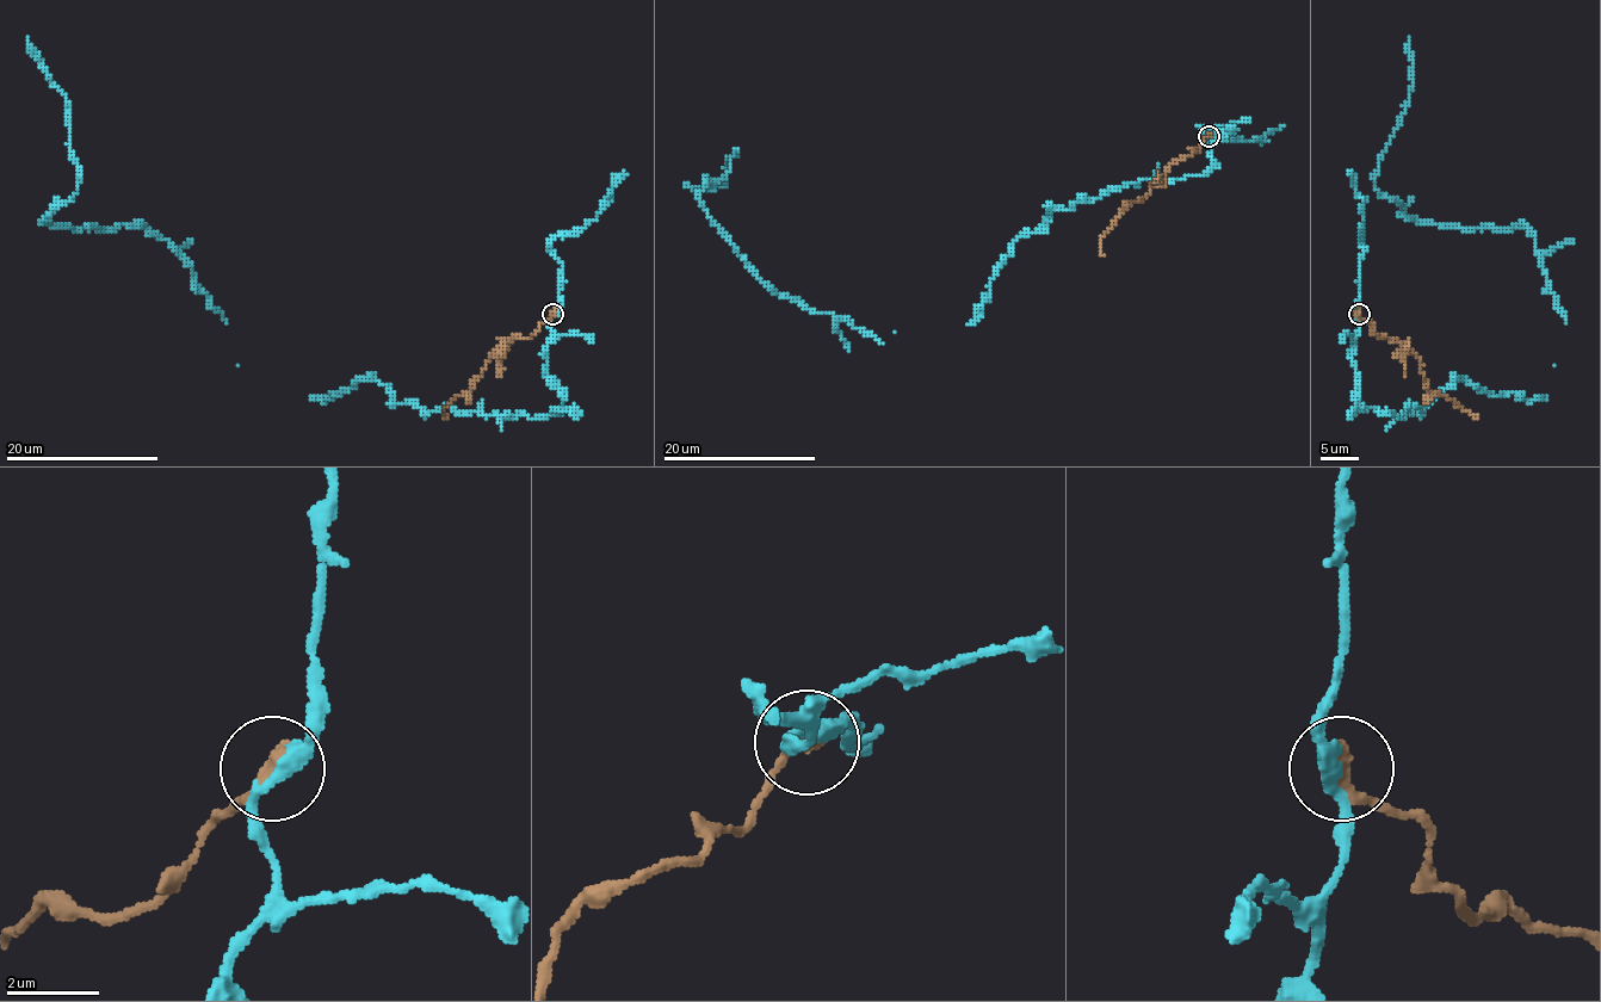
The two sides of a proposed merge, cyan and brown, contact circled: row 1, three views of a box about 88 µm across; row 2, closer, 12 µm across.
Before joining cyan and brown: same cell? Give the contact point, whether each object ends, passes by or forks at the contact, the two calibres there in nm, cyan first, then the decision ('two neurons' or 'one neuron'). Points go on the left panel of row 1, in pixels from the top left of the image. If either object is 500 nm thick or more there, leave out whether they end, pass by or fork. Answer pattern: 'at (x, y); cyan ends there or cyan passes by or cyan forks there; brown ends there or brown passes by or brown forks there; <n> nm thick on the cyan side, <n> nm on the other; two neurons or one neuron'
at (552, 314); cyan passes by; brown ends there; 320 nm thick on the cyan side, 320 nm on the other; two neurons

